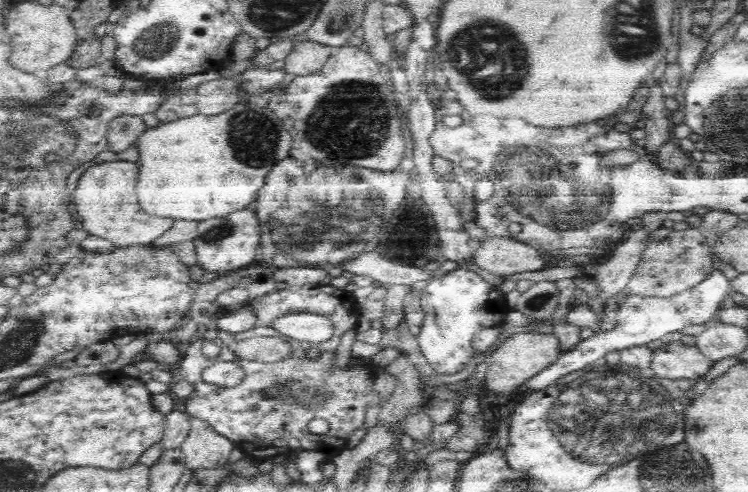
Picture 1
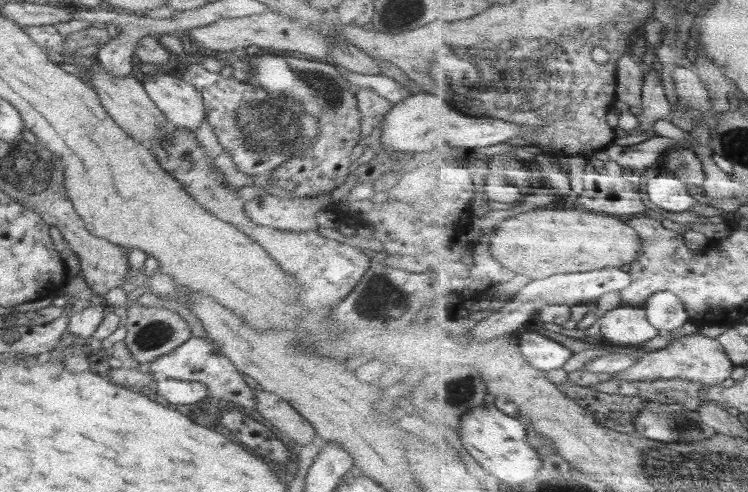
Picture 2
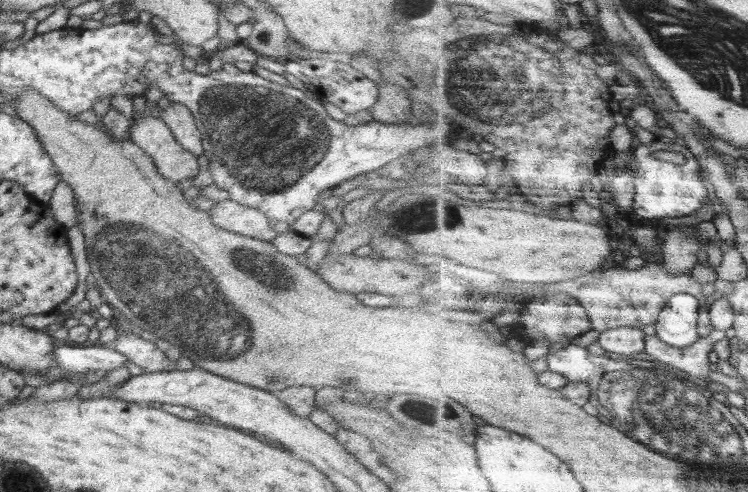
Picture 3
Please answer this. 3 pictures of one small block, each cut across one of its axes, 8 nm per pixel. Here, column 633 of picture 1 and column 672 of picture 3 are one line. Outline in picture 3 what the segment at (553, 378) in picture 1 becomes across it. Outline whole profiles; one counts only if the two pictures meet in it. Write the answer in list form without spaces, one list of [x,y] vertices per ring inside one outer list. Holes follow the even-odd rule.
[[[683,292],[670,299],[656,324],[657,335],[666,343],[688,348],[702,338],[699,332],[700,302],[693,294]]]

